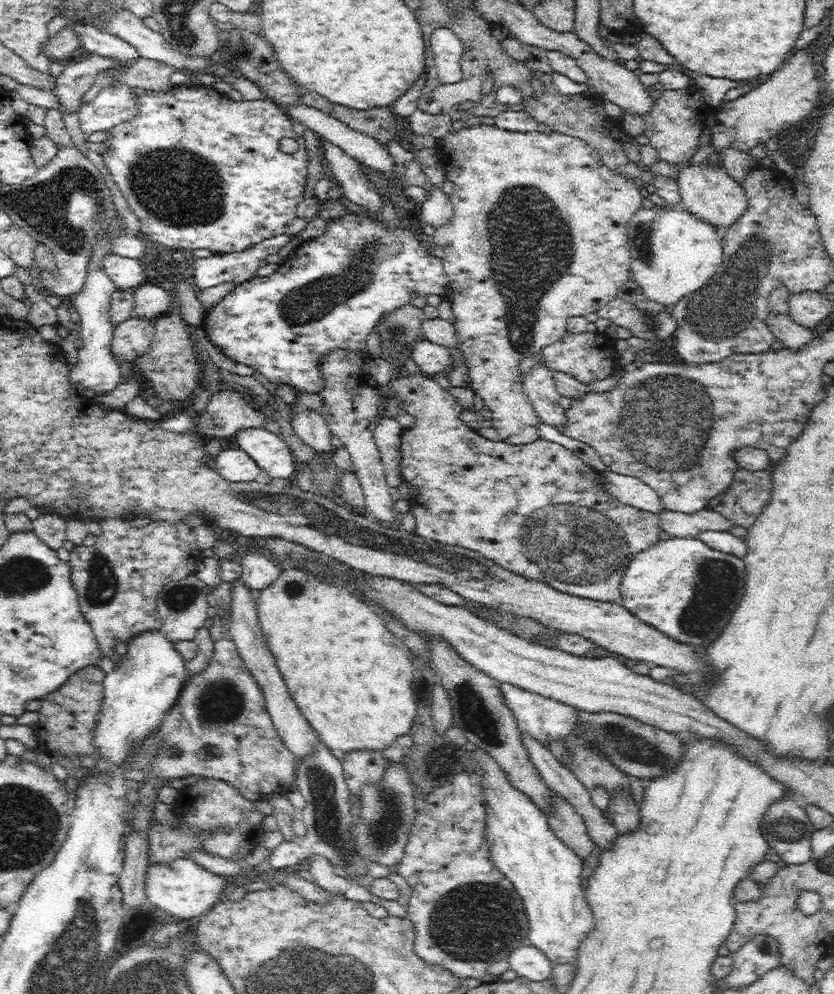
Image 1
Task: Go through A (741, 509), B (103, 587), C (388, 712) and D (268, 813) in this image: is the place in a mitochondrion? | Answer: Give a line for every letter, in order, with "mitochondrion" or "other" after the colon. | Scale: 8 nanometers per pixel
A: other
B: mitochondrion
C: other
D: other

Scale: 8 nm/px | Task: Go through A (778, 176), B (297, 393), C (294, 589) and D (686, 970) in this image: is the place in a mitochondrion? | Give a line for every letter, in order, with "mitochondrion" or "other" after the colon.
A: other
B: other
C: mitochondrion
D: other

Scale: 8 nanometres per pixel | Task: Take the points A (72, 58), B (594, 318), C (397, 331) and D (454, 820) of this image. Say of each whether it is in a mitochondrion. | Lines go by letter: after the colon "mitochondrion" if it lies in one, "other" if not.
A: other
B: other
C: mitochondrion
D: other

